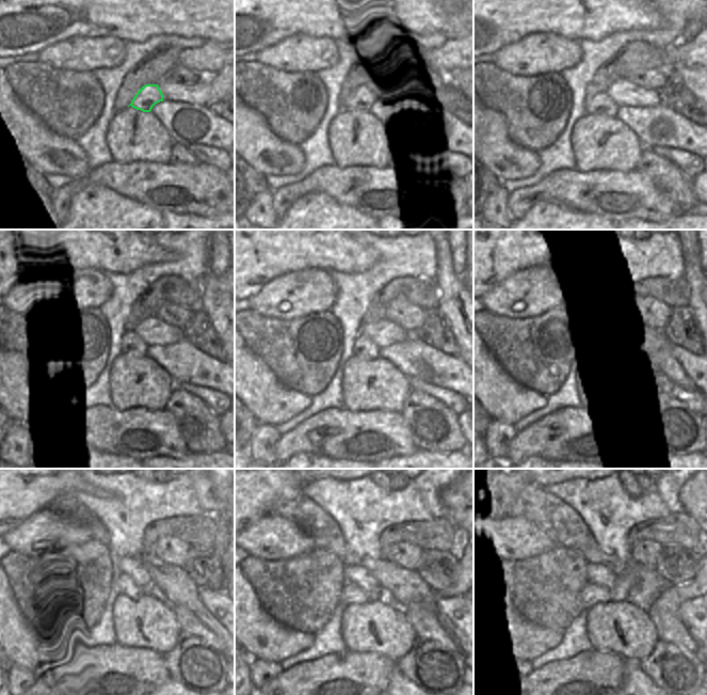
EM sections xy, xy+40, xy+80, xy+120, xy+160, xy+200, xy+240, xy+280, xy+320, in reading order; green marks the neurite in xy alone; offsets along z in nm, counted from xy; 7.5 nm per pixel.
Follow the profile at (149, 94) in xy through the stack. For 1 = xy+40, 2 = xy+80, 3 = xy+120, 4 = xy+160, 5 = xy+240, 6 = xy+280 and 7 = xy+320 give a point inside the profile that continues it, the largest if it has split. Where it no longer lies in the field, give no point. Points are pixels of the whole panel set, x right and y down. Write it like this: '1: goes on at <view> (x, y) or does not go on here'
1: goes on at xy+40 (375, 101)
2: goes on at xy+80 (600, 104)
3: goes on at xy+120 (130, 344)
4: goes on at xy+160 (364, 347)
5: goes on at xy+240 (125, 585)
6: goes on at xy+280 (351, 595)
7: goes on at xy+320 (591, 594)

